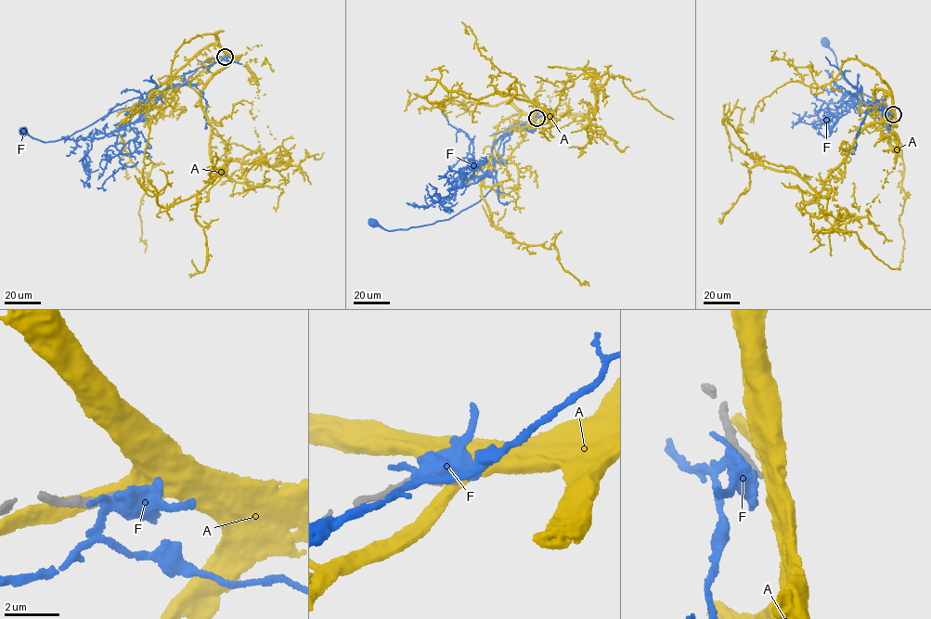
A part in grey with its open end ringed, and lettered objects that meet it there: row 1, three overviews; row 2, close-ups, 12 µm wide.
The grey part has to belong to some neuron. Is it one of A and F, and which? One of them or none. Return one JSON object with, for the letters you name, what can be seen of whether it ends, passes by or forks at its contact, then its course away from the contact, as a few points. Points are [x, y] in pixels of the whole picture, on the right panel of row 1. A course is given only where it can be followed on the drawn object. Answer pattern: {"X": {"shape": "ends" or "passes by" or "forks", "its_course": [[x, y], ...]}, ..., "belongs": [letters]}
{"belongs": []}

